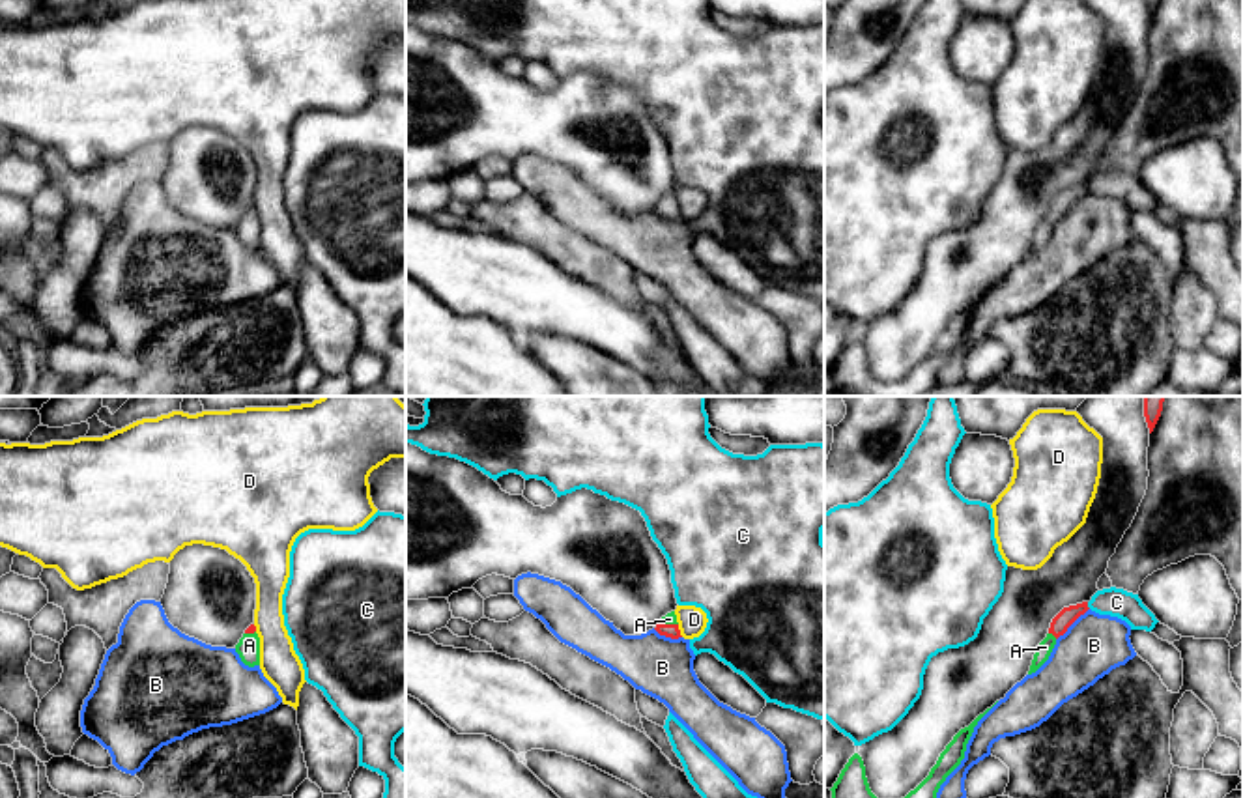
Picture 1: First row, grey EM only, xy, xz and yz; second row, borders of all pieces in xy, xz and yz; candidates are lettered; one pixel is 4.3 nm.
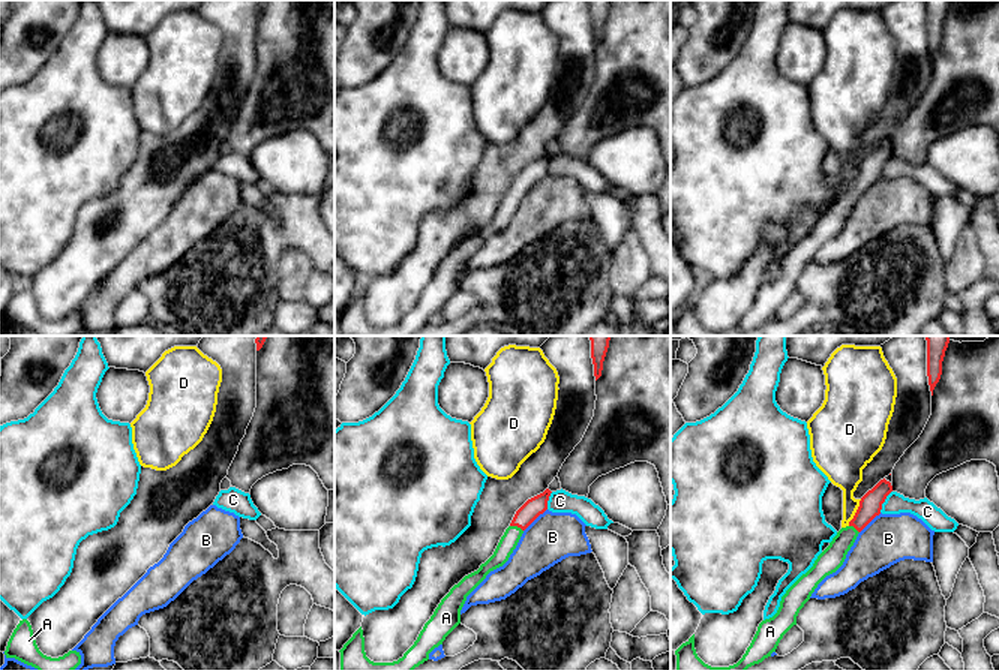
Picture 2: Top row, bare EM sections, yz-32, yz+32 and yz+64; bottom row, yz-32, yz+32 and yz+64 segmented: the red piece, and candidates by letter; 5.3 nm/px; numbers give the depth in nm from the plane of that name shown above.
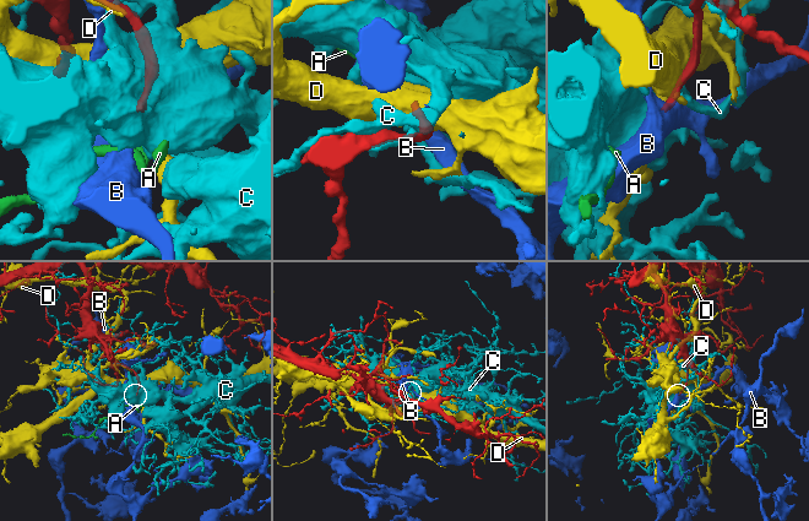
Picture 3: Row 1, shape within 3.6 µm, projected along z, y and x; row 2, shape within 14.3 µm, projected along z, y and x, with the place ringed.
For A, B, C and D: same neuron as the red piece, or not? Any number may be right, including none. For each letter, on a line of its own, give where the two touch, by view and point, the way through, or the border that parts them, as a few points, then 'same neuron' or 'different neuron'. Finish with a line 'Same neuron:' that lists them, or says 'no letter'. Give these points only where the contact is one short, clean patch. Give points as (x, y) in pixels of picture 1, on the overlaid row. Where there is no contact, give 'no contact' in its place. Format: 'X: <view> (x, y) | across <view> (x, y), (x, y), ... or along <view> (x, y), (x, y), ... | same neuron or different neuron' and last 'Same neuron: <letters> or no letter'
A: yz (1053, 634) | across yz (1068, 615), (1053, 634), (1045, 647) | same neuron
B: yz (1071, 623) | different neuron
C: yz (1086, 606) | different neuron
D: xz (679, 630) | different neuron
Same neuron: A

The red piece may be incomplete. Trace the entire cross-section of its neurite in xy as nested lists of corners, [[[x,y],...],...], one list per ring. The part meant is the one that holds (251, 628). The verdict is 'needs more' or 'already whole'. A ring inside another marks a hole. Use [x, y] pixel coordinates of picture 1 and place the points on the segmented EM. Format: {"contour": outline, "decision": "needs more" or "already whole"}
{"contour": [[[250,624],[239,643],[236,645],[236,652],[241,662],[249,667],[260,665],[260,637],[256,634],[256,626]]], "decision": "needs more"}

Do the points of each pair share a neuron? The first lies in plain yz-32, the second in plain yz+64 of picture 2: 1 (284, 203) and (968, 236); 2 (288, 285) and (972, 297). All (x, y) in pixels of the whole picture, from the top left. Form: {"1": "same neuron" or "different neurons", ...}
{"1": "different neurons", "2": "different neurons"}

